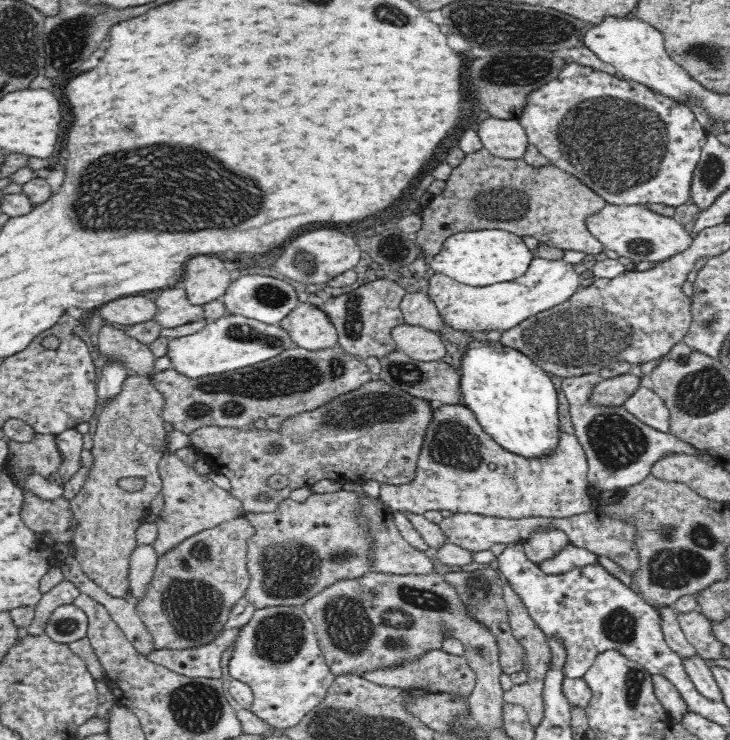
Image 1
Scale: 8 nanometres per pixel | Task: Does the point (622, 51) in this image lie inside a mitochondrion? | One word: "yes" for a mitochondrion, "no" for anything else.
no

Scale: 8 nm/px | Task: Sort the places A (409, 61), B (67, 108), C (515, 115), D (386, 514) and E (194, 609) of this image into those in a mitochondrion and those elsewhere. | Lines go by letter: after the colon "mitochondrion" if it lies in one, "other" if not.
A: other
B: other
C: other
D: other
E: mitochondrion

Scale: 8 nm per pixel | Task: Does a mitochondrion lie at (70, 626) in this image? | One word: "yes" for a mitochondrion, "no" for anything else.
yes

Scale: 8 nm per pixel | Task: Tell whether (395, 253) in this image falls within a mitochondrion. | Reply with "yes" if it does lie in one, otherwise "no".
no

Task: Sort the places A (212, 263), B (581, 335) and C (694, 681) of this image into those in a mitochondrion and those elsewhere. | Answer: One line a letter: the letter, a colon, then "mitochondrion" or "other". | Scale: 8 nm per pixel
A: other
B: mitochondrion
C: other

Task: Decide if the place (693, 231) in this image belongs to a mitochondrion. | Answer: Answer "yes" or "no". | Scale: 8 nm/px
no

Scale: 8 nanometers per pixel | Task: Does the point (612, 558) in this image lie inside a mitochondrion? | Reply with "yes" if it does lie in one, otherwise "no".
no

